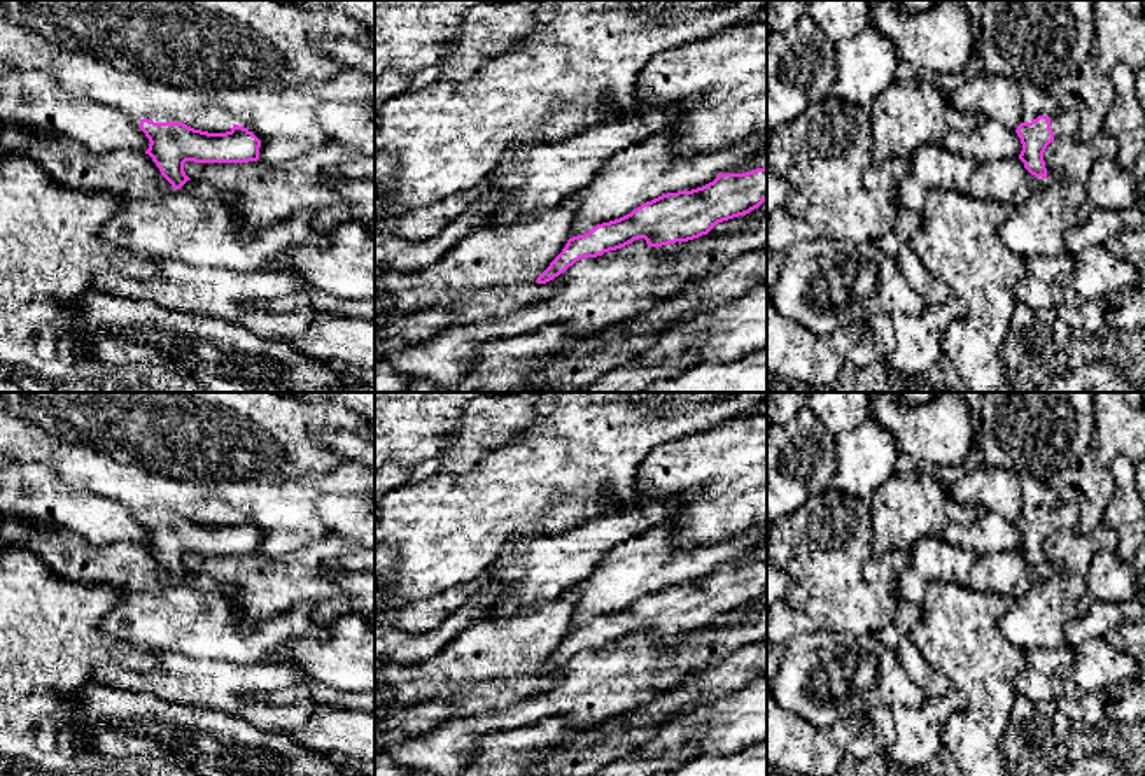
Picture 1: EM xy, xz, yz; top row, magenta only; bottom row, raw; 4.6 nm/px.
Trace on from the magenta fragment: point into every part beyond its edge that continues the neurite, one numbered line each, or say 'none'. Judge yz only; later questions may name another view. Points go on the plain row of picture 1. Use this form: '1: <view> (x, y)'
1: yz (1037, 494)

